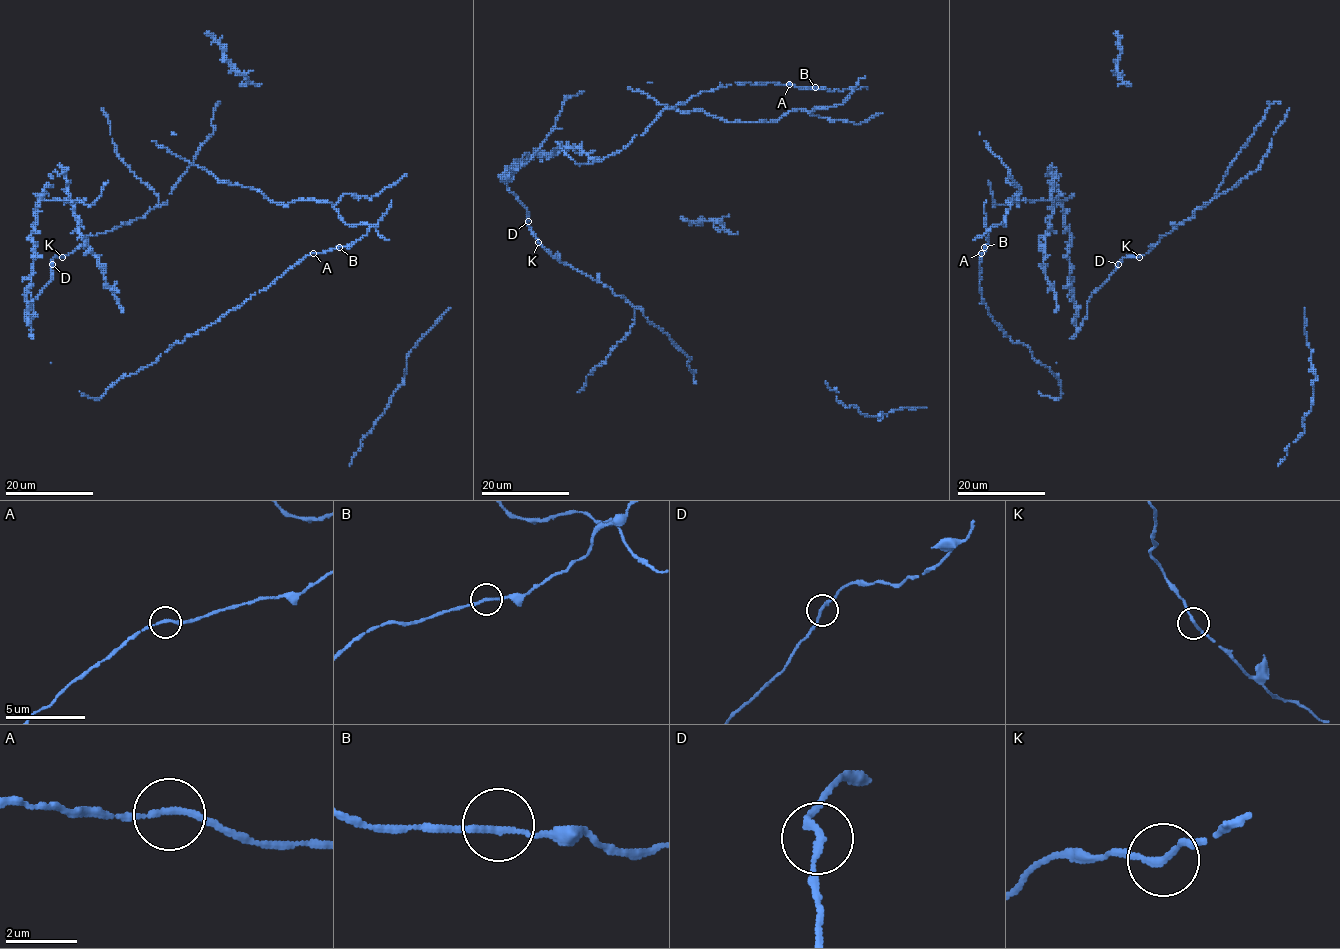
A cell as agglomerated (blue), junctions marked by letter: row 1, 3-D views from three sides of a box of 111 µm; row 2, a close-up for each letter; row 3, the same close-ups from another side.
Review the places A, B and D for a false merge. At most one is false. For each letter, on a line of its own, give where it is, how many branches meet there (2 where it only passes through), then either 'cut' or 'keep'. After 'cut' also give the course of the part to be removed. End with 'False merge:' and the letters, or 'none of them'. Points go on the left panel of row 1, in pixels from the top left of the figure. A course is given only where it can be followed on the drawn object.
A: place (313, 253); branches 2; keep
B: place (339, 247); branches 2; keep
D: place (52, 264); branches 2; keep
False merge: none of them

